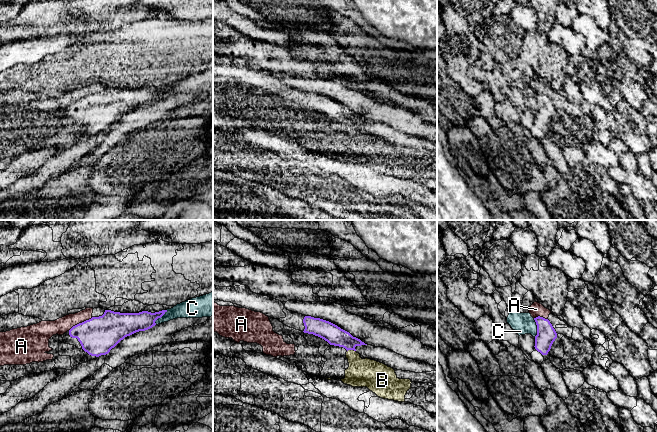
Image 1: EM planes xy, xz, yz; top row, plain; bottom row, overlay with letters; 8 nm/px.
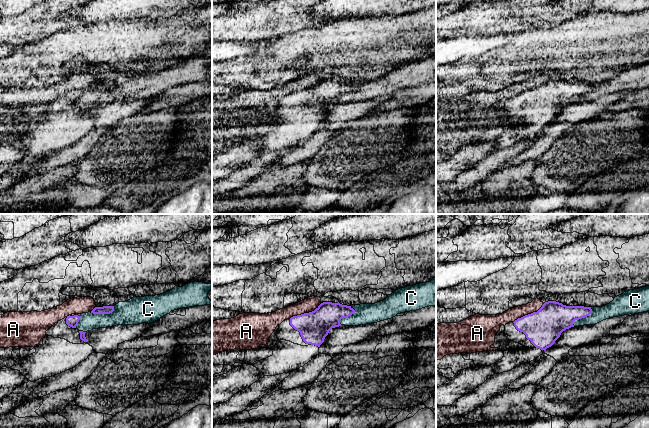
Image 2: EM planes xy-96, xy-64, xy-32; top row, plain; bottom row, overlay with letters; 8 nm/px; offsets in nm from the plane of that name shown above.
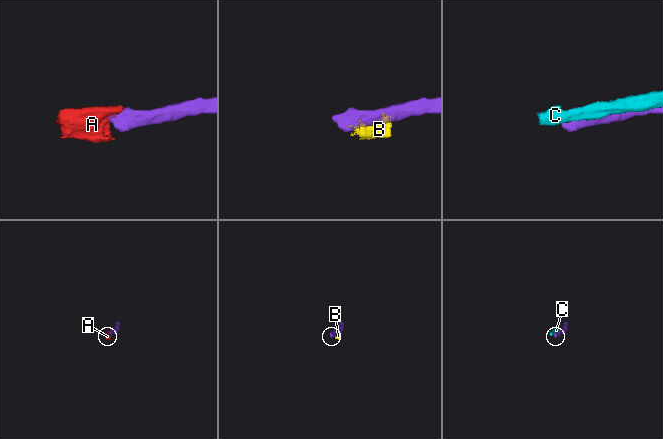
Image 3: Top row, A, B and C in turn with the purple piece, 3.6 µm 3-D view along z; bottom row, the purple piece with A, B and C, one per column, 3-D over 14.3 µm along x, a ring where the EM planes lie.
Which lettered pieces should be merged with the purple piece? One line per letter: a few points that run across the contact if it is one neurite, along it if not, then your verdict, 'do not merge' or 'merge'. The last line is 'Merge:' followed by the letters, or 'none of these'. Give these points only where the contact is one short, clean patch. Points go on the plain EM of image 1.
A: line xy (92, 93), (73, 101), (68, 106); do not merge
B: line xz (355, 126), (347, 127); do not merge
C: do not merge
Merge: none of these

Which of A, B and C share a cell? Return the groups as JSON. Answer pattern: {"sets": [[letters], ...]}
{"sets": [["A", "B"], ["C"]]}

